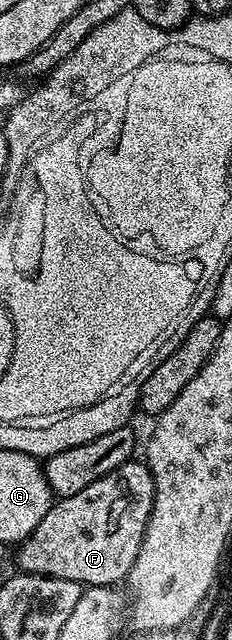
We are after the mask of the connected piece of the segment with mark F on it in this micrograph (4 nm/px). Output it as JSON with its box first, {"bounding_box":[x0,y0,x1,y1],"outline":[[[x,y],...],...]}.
{"bounding_box":[18,458,155,587],"outline":[[[139,458],[126,460],[117,470],[97,478],[97,482],[89,482],[77,494],[52,503],[45,518],[18,545],[18,571],[65,578],[93,587],[126,581],[141,550],[154,501],[155,483],[146,463]]]}

